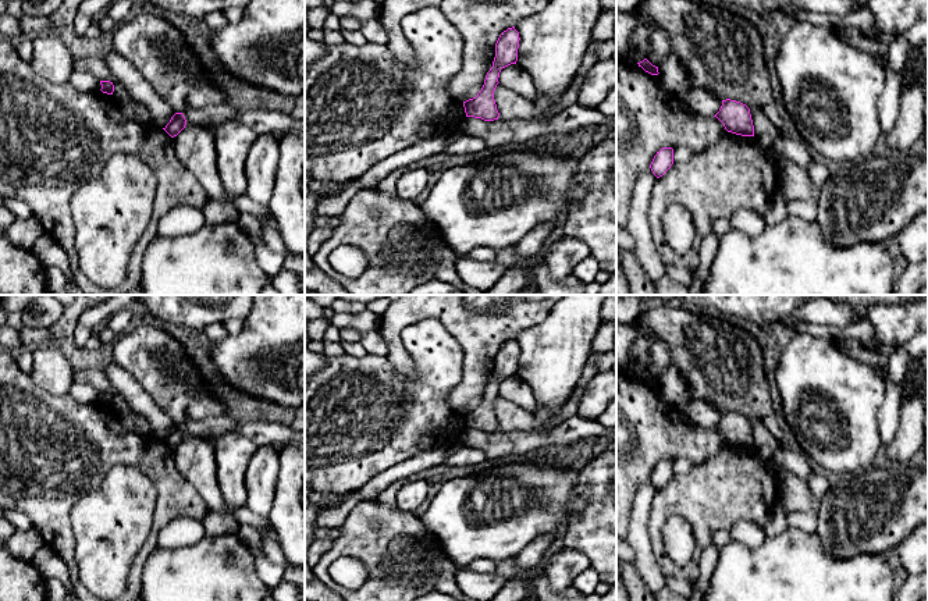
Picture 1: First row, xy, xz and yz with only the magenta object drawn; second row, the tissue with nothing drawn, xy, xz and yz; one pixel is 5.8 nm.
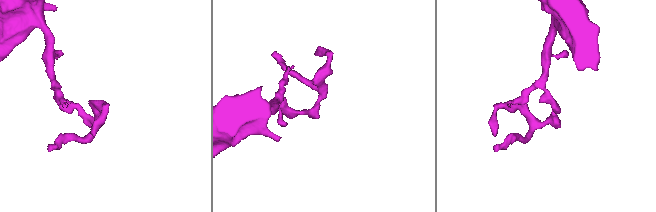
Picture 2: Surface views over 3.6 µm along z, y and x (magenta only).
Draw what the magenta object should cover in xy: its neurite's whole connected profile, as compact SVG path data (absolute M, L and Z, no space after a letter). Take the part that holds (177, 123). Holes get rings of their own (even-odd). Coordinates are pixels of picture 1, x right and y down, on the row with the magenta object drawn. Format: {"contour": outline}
{"contour": "M175 113L170 122L163 128L171 138L177 136L186 125L186 120L182 113Z"}

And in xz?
{"contour": "M515 26L504 31L495 43L495 57L493 67L486 75L484 85L476 97L463 102L466 117L481 118L484 121L498 120L499 113L494 100L499 72L502 68L516 64L519 49L519 32Z"}

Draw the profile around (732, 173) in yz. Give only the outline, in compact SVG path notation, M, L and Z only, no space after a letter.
M726 132L717 142L696 153L686 163L672 164L657 178L650 202L650 225L654 245L664 266L678 266L689 271L698 269L701 239L711 234L711 225L718 218L730 220L740 209L746 207L764 214L769 198L778 191L779 160L769 157L762 145L754 136L742 136ZM673 203L686 207L693 217L696 237L691 249L678 255L666 242L661 217L665 209Z

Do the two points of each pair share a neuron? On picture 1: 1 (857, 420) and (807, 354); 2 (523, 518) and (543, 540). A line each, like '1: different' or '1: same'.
1: same
2: different

